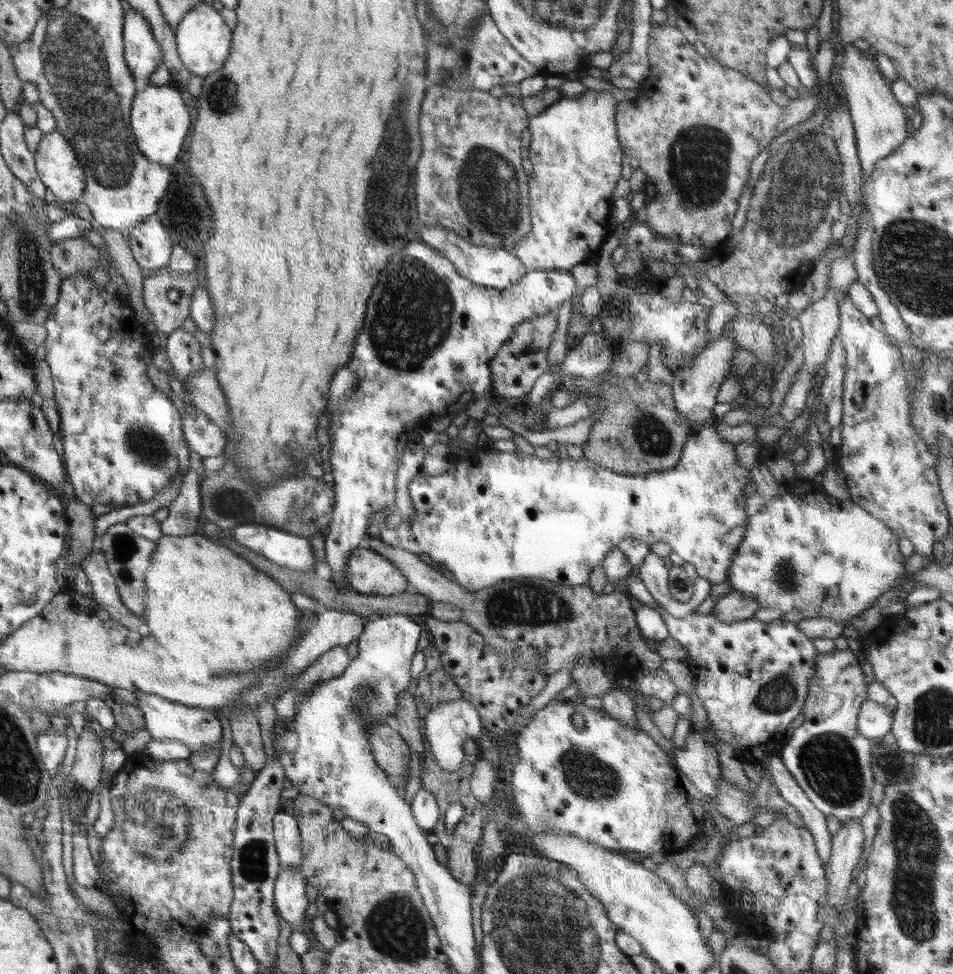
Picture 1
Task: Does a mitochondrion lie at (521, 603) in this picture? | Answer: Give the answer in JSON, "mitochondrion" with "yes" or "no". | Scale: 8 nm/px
{"mitochondrion":"yes"}

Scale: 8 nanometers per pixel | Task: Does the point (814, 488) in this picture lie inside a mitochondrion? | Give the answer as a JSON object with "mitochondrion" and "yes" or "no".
{"mitochondrion":"no"}

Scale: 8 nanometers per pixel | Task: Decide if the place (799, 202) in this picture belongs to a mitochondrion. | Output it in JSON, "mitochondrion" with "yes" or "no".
{"mitochondrion":"yes"}

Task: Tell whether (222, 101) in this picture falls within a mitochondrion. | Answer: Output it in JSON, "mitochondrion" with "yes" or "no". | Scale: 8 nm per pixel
{"mitochondrion":"yes"}

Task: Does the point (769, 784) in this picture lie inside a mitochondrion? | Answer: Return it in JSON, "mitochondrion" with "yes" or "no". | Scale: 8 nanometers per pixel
{"mitochondrion":"no"}

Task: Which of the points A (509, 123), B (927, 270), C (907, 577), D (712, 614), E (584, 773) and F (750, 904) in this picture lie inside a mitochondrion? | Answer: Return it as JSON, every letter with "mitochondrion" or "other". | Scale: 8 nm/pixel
{"A":"other","B":"mitochondrion","C":"other","D":"other","E":"mitochondrion","F":"other"}

